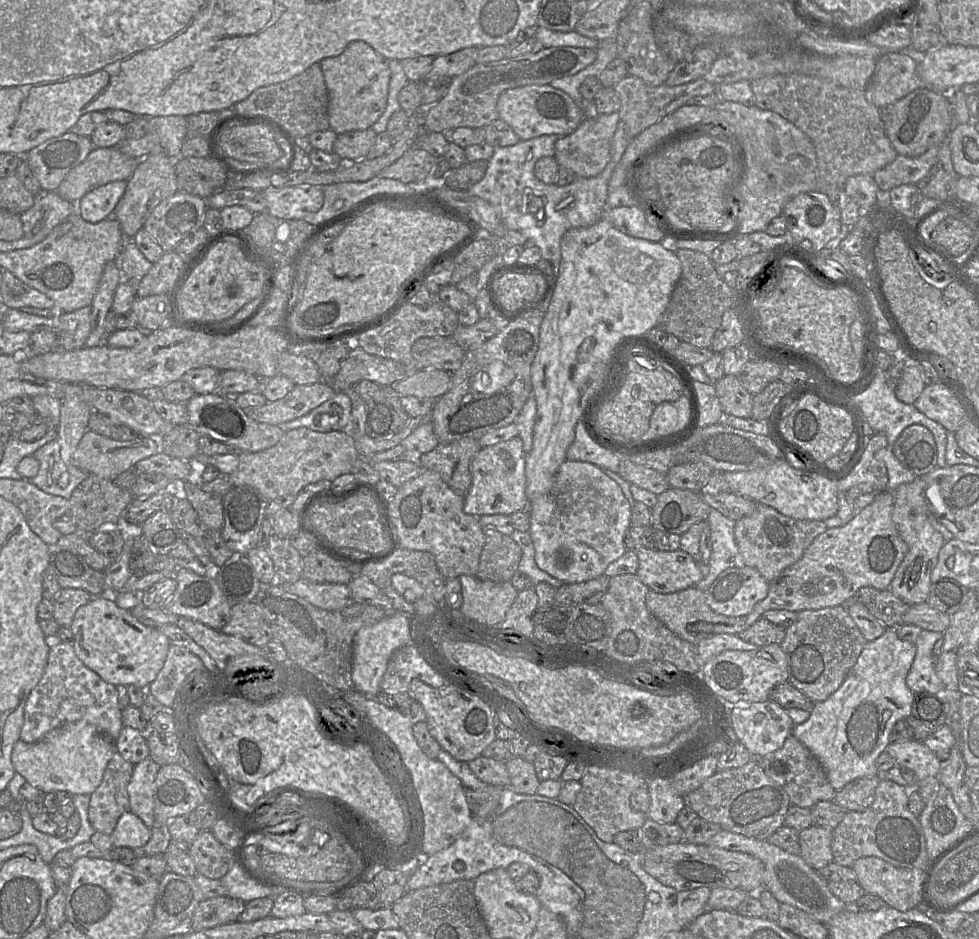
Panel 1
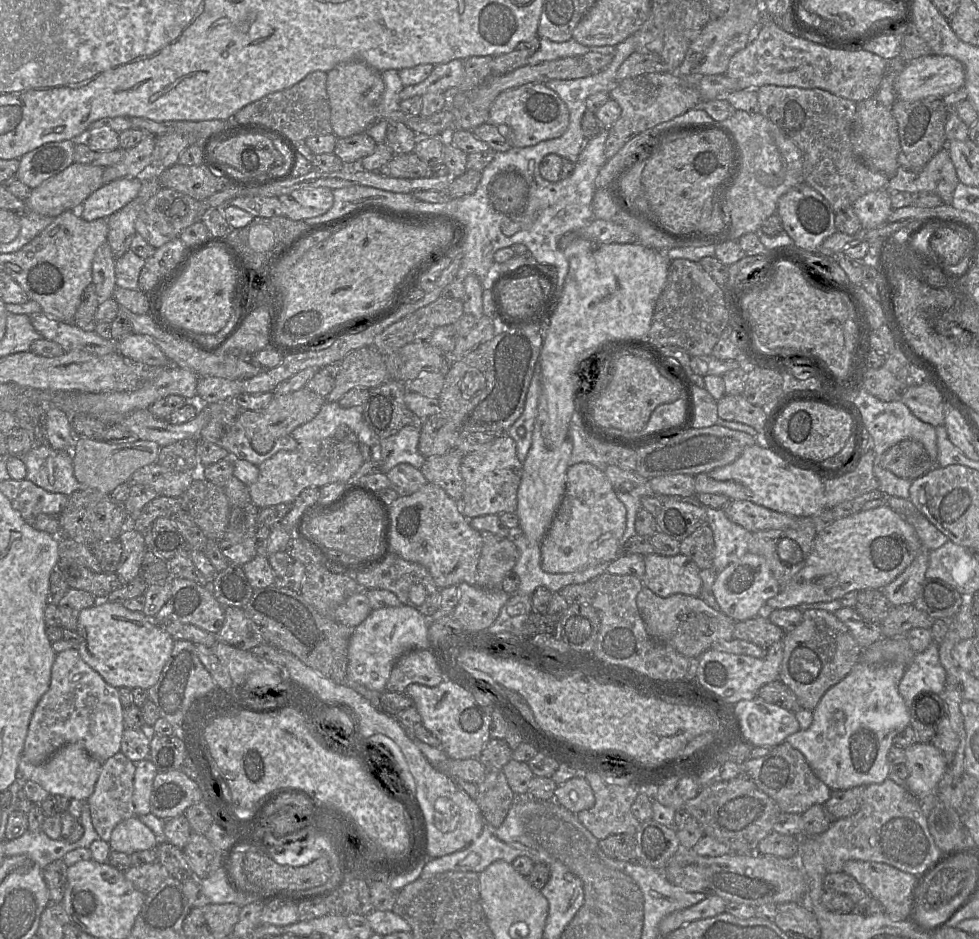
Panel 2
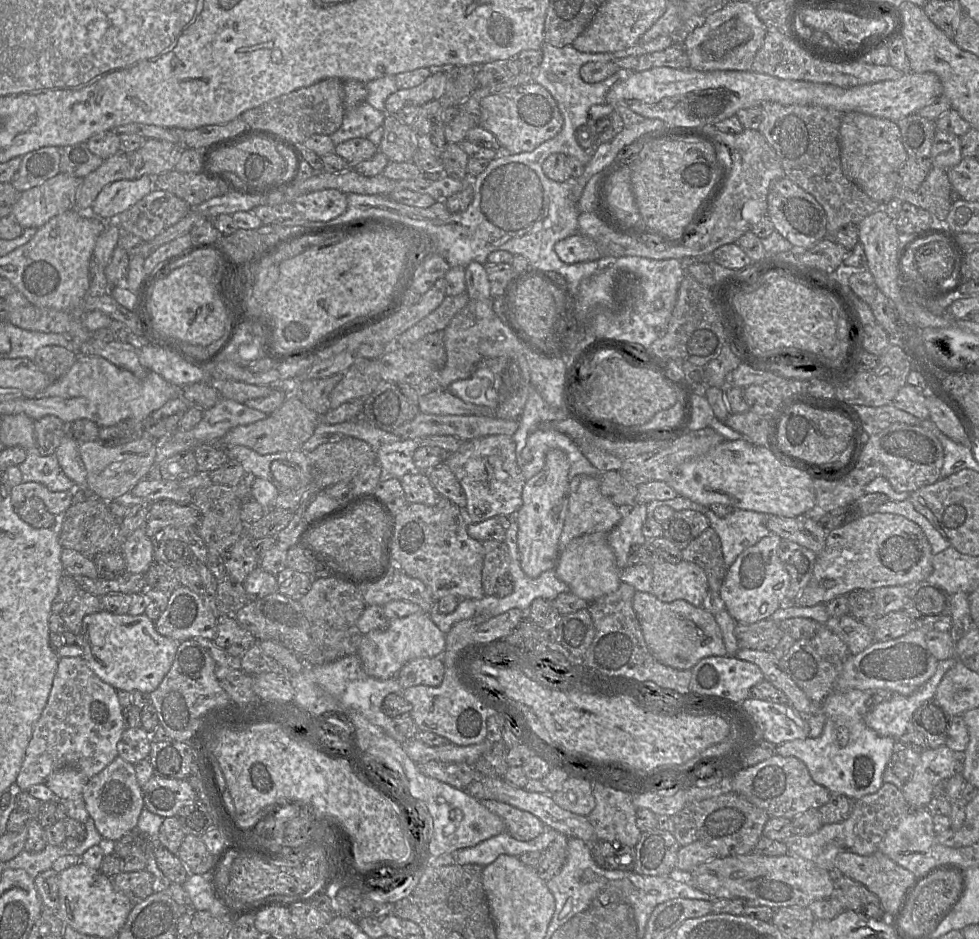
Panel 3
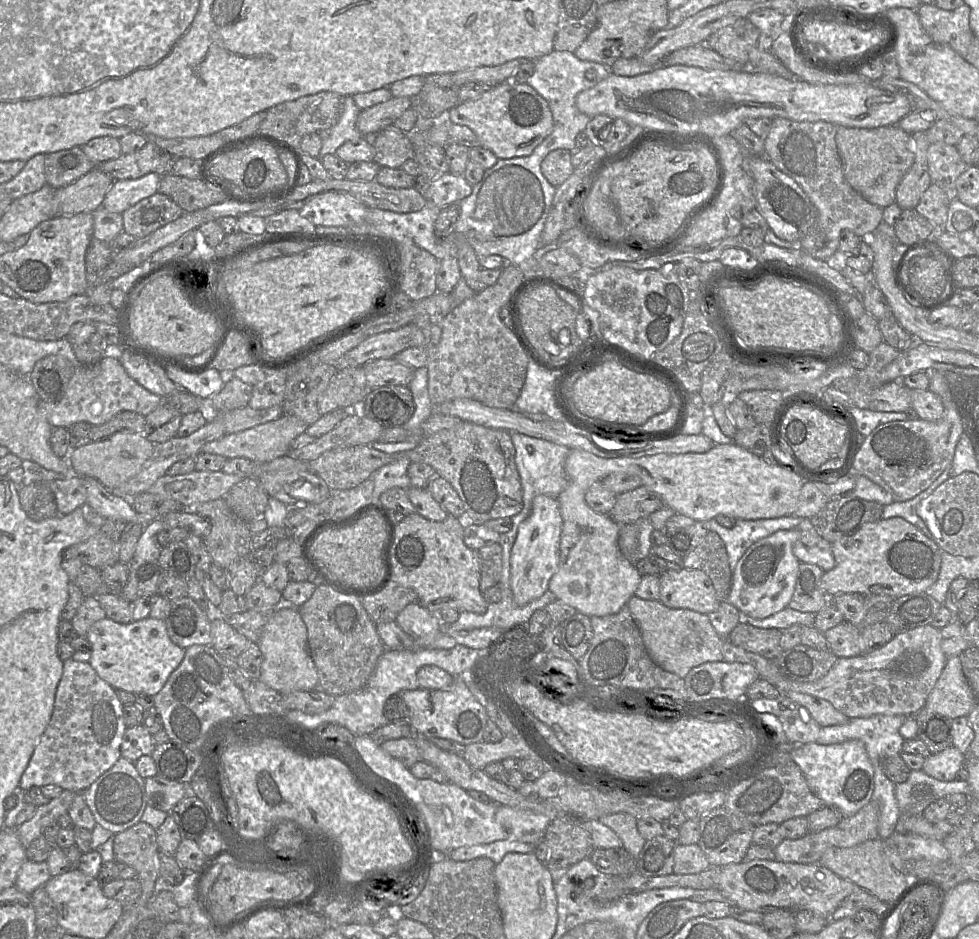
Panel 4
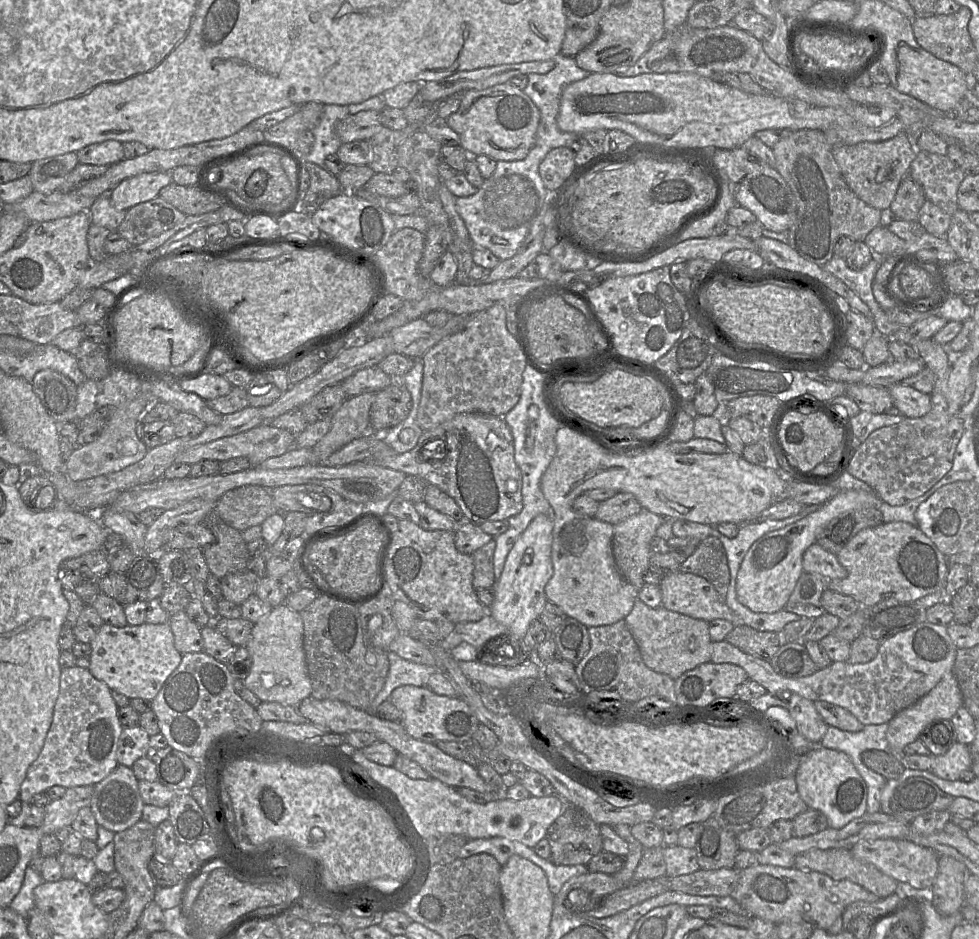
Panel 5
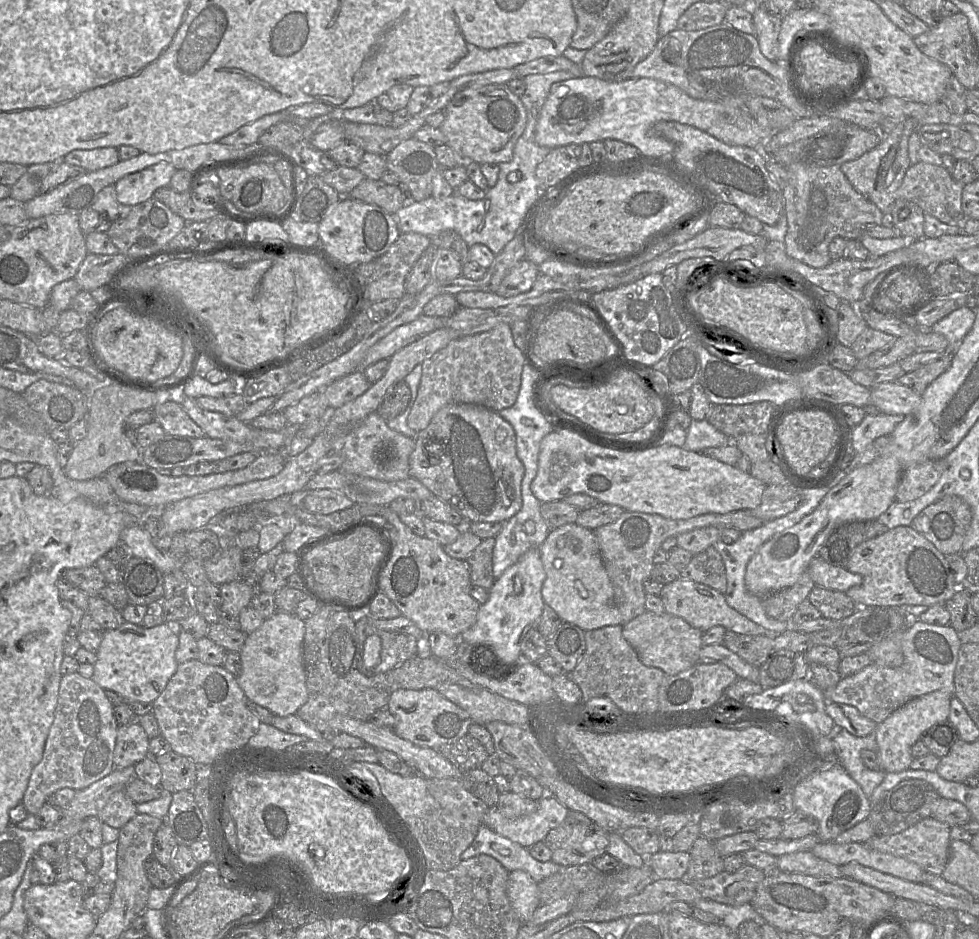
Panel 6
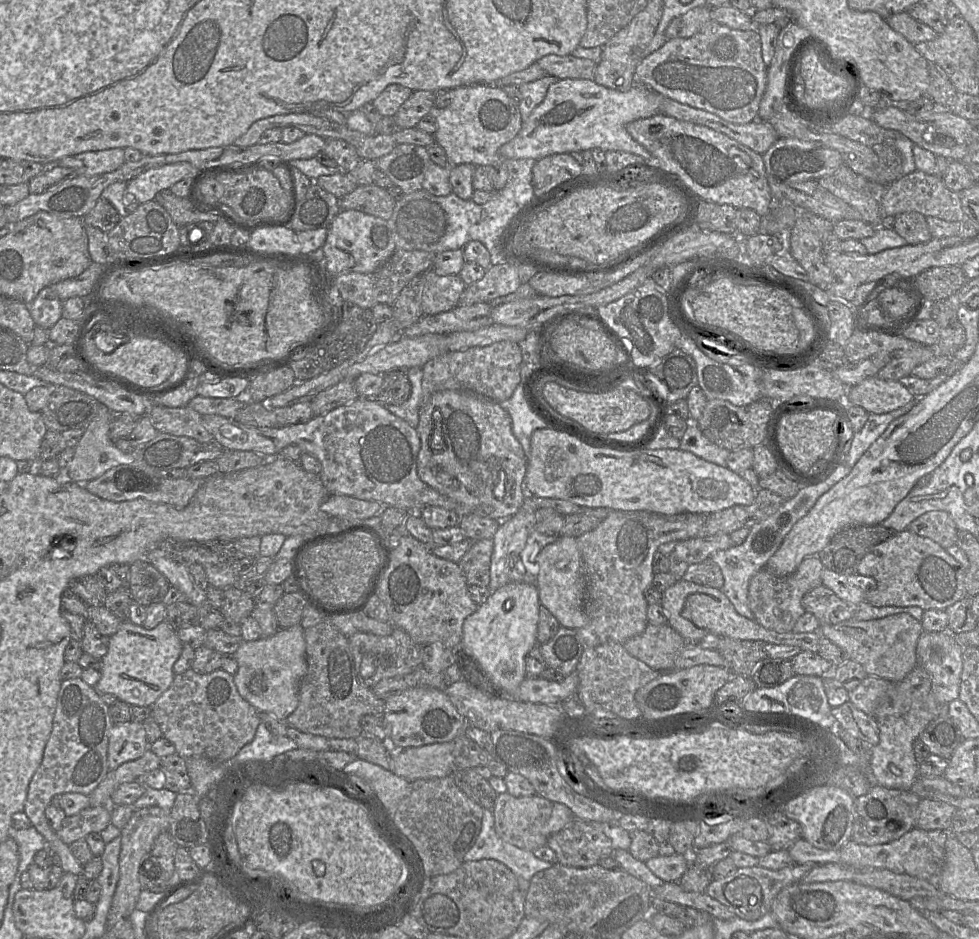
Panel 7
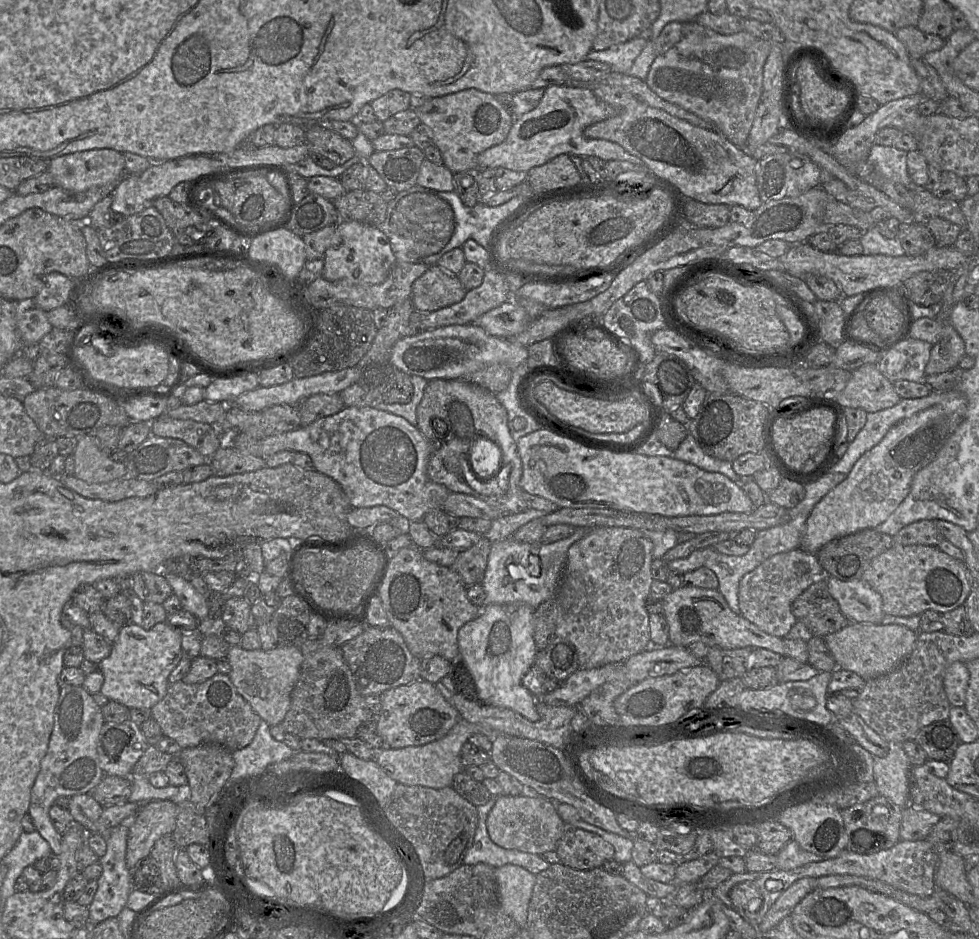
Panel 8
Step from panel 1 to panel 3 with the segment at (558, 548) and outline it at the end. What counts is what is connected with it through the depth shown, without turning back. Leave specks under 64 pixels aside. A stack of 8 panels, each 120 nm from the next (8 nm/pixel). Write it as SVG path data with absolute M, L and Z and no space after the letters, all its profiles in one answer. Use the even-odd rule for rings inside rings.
M579 474L569 482L569 499L566 518L559 538L559 554L573 539L593 532L609 533L621 519L618 506L604 496L597 477Z

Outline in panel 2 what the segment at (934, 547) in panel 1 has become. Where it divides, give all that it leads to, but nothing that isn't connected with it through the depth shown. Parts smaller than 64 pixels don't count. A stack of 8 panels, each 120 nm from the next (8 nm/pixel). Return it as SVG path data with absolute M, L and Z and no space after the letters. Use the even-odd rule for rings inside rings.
M922 546L913 562L895 580L880 589L893 607L913 604L926 579L929 555L930 551Z

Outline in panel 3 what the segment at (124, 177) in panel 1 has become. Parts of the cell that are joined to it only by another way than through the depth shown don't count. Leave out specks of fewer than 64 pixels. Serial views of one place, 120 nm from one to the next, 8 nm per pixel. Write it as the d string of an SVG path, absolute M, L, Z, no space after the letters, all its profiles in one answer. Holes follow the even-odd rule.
M60 172L42 184L22 192L19 200L11 207L11 215L23 229L40 228L53 217L74 209L81 180Z

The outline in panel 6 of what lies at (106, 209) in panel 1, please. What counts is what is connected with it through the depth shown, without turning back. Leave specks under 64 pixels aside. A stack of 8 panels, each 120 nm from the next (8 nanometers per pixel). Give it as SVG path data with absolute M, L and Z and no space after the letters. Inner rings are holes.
M160 162L121 178L115 183L117 201L128 206L147 201L157 189L169 186L176 170L173 164Z

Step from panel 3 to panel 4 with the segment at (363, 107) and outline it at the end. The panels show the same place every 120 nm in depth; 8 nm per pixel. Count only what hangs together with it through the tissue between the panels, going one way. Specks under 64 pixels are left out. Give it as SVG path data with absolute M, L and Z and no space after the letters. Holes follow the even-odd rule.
M344 96L344 109L338 122L331 128L317 132L322 140L320 160L327 154L335 154L346 141L364 138L356 126L360 111L352 96Z

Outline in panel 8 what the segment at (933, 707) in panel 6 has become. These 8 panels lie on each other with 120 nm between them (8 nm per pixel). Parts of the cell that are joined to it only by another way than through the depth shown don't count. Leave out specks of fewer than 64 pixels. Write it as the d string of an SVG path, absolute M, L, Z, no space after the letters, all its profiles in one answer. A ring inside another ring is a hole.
M888 742L889 752L885 757L874 757L874 782L879 795L890 799L896 805L905 808L910 805L909 774L912 764L899 742Z

